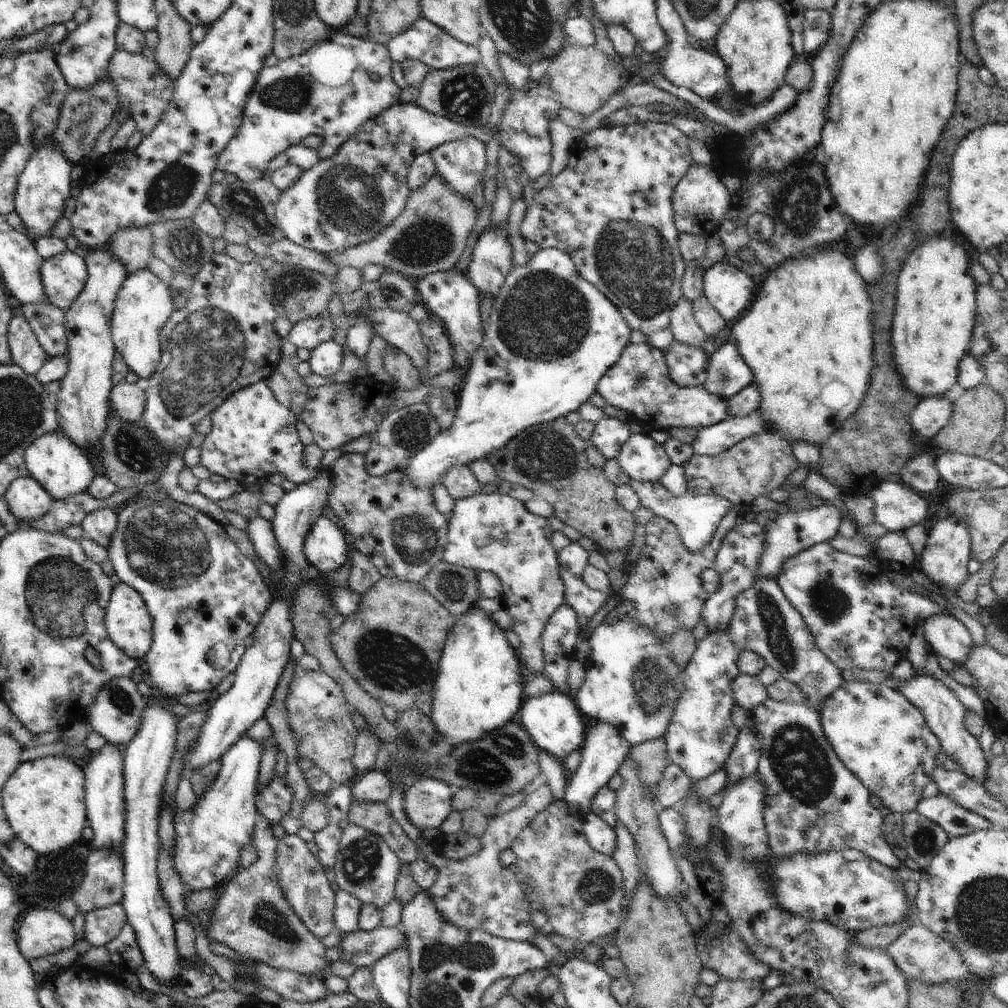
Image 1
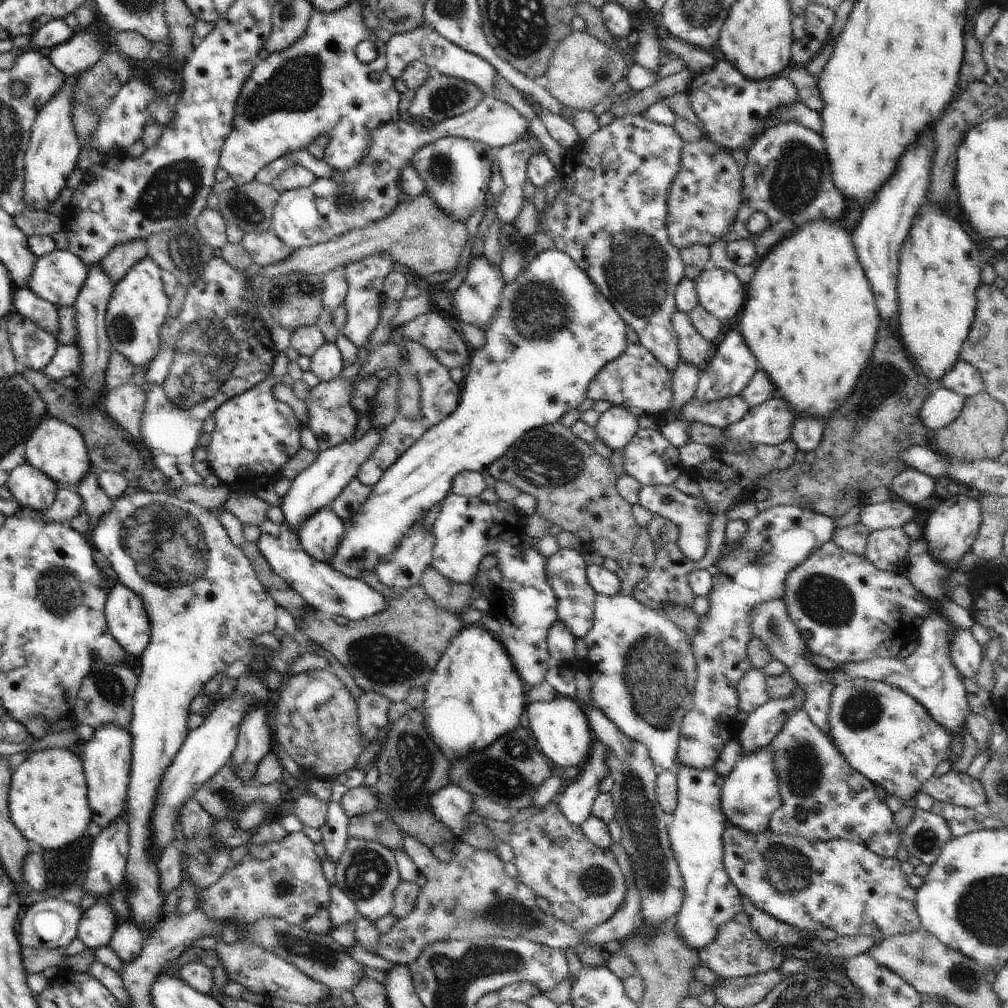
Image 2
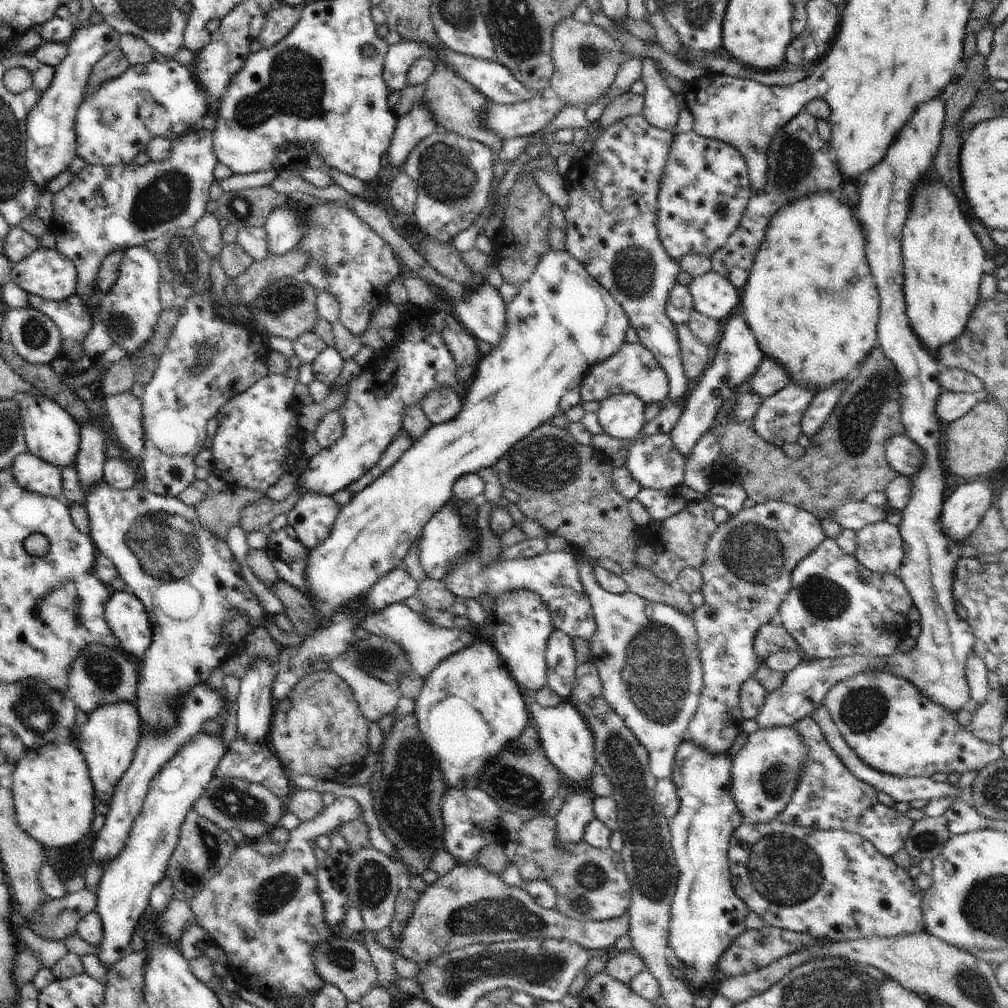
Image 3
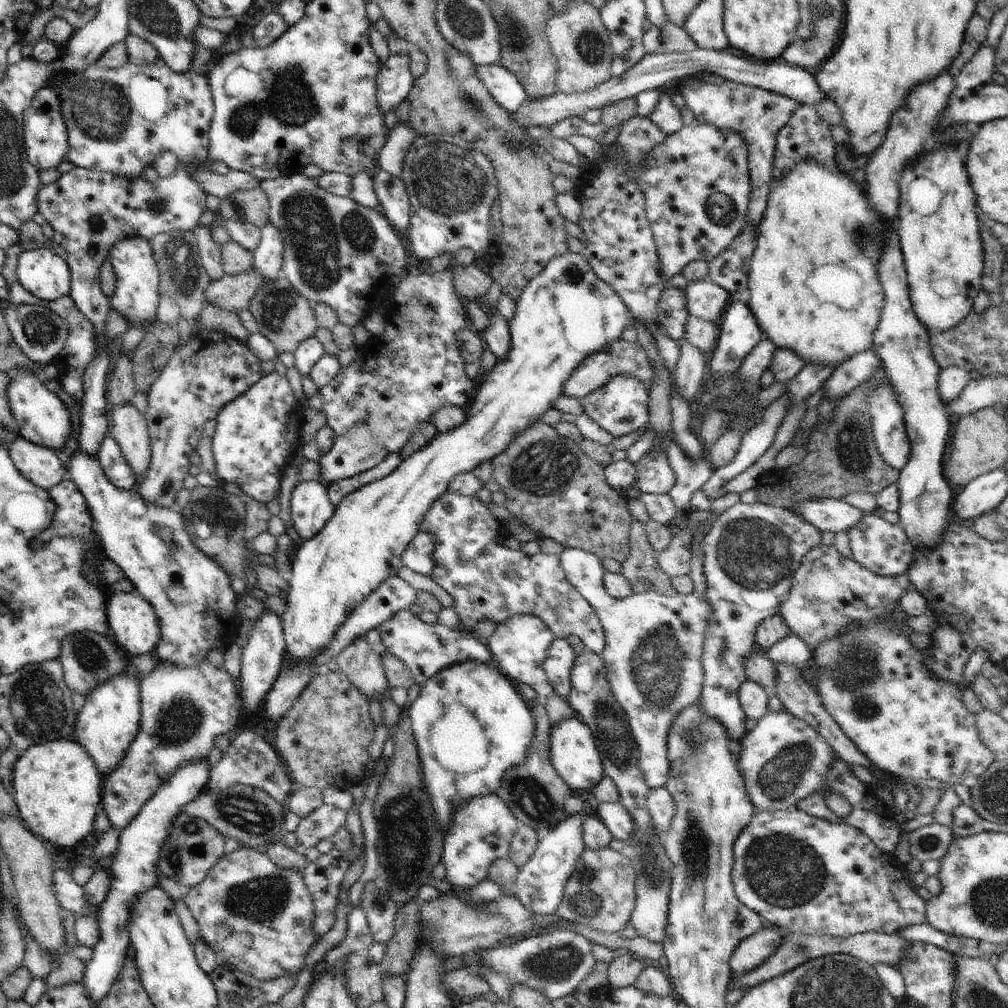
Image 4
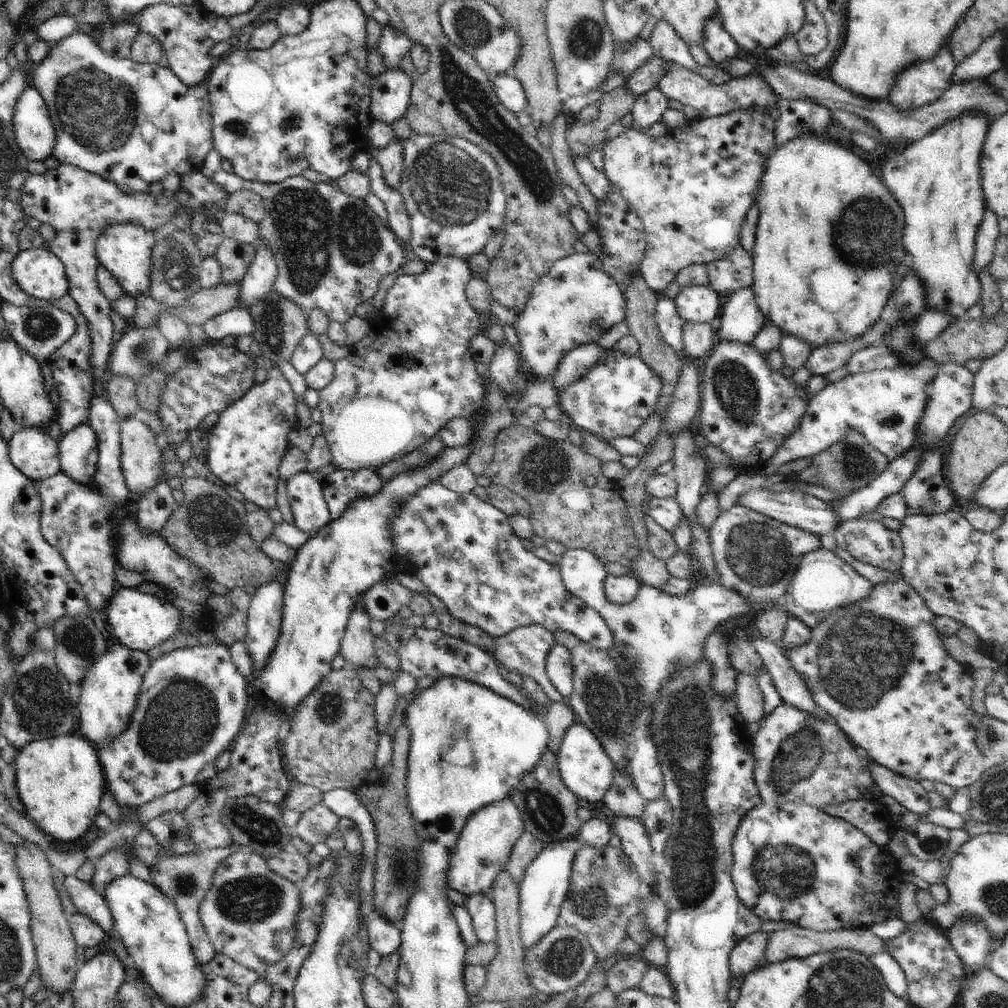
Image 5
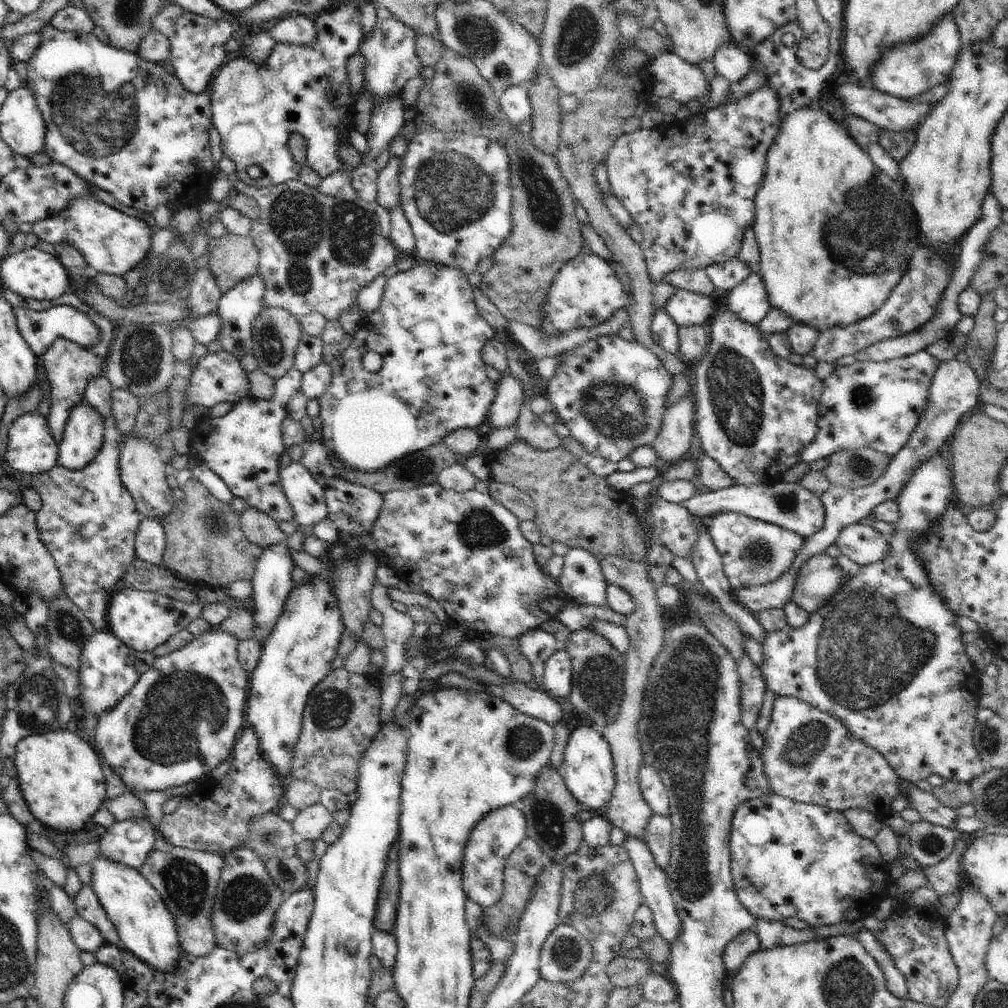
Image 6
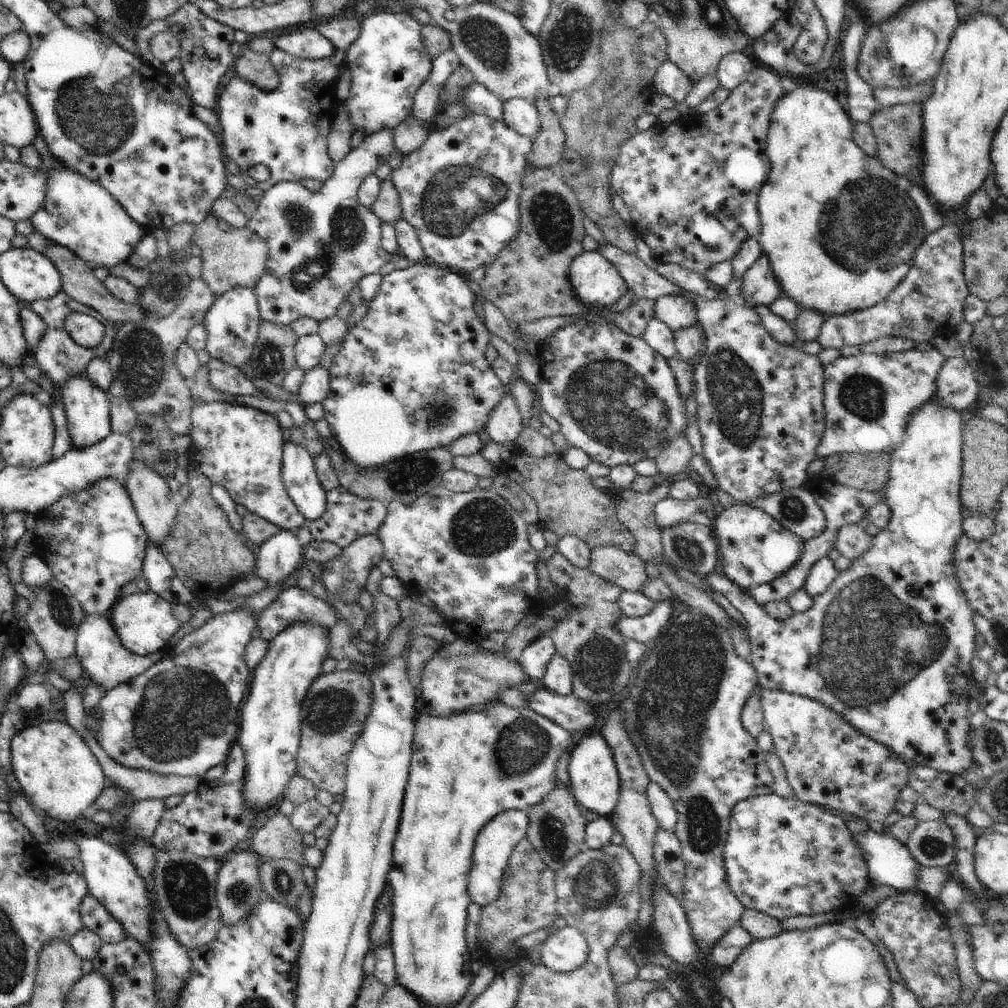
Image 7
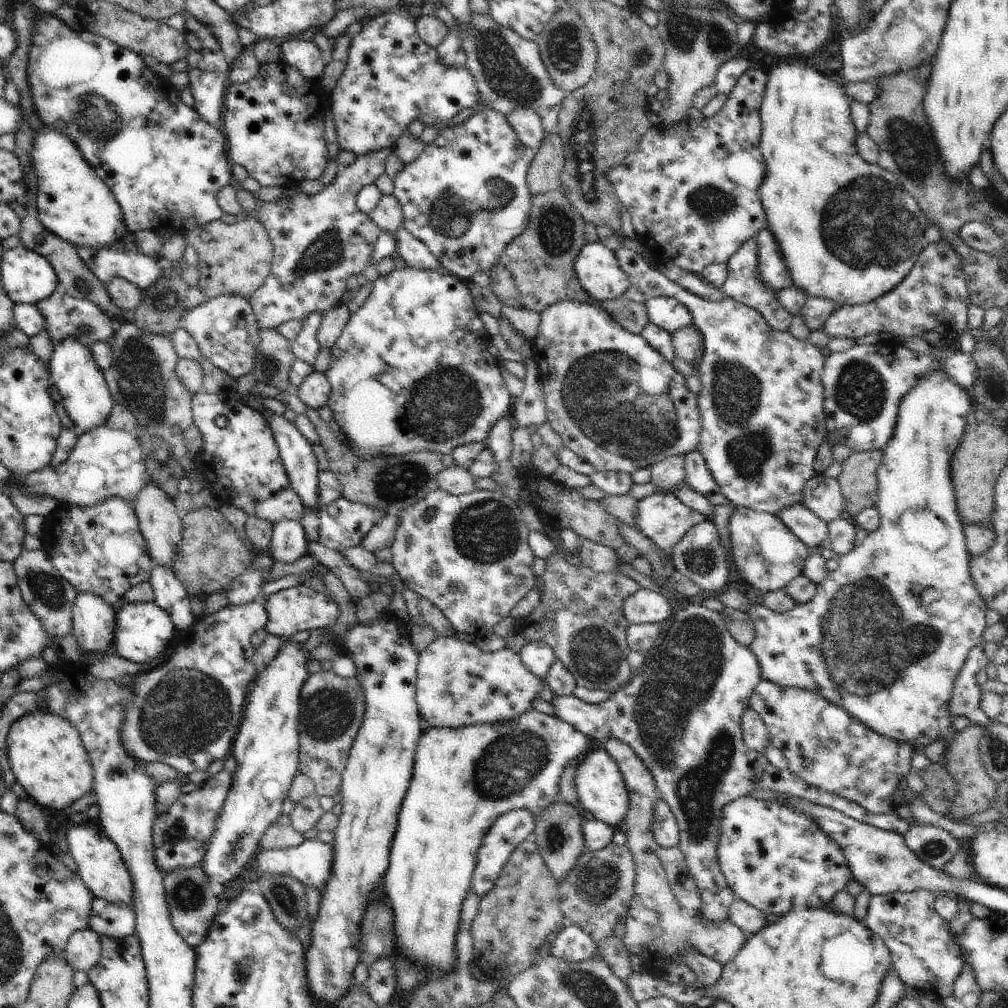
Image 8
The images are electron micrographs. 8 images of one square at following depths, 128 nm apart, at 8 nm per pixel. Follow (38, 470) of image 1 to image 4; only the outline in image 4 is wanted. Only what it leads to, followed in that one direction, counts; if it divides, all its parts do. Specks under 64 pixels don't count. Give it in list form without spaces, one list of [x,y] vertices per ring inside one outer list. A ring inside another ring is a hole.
[[[18,369],[11,372],[10,386],[5,392],[10,402],[10,408],[17,423],[18,435],[42,448],[59,451],[69,440],[73,431],[72,419],[66,406],[50,392],[43,383],[43,378],[28,372],[28,369]]]

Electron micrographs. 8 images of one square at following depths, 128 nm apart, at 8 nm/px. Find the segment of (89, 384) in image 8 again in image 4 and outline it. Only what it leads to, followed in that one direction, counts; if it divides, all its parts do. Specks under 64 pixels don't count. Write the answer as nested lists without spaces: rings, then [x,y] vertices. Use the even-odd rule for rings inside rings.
[[[74,452],[68,468],[66,477],[74,482],[88,503],[92,530],[102,550],[114,564],[120,566],[125,578],[132,582],[134,592],[144,597],[160,620],[160,642],[149,653],[150,656],[160,664],[170,662],[180,668],[198,668],[206,660],[208,652],[216,649],[225,650],[236,644],[236,633],[241,623],[241,616],[236,612],[240,596],[232,590],[233,579],[224,572],[224,568],[194,546],[184,526],[184,514],[172,510],[171,506],[164,508],[148,504],[140,496],[137,488],[116,488],[108,482],[97,456]]]

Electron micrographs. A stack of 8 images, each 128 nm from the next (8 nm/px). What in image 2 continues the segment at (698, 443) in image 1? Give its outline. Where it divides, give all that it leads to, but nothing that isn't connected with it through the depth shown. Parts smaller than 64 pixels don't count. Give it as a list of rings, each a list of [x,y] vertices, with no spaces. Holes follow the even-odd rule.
[[[777,396],[753,406],[742,420],[724,428],[724,440],[755,444],[782,444],[792,436],[796,416]]]

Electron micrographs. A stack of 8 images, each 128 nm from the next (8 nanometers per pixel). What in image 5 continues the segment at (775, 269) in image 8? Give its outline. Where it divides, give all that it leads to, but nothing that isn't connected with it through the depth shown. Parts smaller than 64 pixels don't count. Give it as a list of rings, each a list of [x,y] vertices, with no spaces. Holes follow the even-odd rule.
[[[752,287],[744,288],[733,292],[727,305],[720,309],[716,337],[728,342],[752,344],[764,323],[766,316],[756,302]]]

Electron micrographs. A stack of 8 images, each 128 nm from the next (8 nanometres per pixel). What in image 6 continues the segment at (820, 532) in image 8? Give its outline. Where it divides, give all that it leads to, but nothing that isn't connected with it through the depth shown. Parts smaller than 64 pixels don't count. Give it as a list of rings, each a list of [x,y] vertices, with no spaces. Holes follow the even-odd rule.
[[[783,480],[773,485],[736,484],[714,492],[696,492],[690,500],[681,502],[681,504],[690,512],[690,515],[704,518],[706,521],[722,512],[734,511],[764,522],[783,526],[806,539],[822,530],[826,516],[821,497],[806,490],[798,483],[788,483]]]

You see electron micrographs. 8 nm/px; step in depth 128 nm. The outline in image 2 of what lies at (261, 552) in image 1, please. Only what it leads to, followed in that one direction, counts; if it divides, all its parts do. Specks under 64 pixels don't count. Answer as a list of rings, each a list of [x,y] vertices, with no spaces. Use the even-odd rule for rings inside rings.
[[[266,519],[258,528],[260,528],[261,534],[256,546],[272,570],[320,614],[325,616],[336,614],[336,616],[345,616],[348,621],[356,622],[370,618],[370,616],[382,612],[386,608],[386,597],[368,586],[366,582],[348,578],[348,576],[336,572],[328,563],[320,562],[316,558],[308,556],[302,550],[299,536],[296,532],[292,532],[286,524],[276,525],[271,520]]]

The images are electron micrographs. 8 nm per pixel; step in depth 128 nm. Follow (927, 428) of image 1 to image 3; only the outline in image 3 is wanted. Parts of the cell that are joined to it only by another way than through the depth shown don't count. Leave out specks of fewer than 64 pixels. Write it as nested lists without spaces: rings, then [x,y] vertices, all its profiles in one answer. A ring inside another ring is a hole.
[[[943,391],[936,400],[936,416],[940,422],[950,424],[970,412],[976,406],[976,402],[981,399],[981,393]]]

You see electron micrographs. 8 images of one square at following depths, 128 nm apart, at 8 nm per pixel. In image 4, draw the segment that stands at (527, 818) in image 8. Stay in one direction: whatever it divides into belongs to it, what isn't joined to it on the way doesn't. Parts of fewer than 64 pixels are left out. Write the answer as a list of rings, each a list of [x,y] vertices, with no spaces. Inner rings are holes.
[[[496,794],[476,796],[460,806],[445,834],[441,858],[451,888],[470,888],[486,879],[492,862],[509,854],[518,822],[502,797]]]

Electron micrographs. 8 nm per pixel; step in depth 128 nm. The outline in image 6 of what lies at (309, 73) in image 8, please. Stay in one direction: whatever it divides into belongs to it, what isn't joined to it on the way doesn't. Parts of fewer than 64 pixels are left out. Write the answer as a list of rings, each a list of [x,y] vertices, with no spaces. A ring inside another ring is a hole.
[[[293,13],[276,22],[269,32],[276,43],[296,44],[296,46],[310,46],[316,42],[318,36],[313,18]]]

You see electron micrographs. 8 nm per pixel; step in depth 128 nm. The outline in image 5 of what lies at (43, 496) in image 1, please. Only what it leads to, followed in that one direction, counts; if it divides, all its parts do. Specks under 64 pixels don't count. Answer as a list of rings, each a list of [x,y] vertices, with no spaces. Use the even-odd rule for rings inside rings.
[[[21,428],[7,444],[12,464],[28,478],[46,480],[61,471],[59,445],[48,431]]]

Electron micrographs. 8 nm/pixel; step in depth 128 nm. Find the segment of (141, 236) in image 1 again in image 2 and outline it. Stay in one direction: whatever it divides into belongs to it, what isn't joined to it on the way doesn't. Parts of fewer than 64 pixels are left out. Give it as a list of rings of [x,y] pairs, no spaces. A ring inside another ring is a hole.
[[[146,239],[134,240],[110,250],[99,264],[100,268],[110,276],[110,280],[116,284],[146,256],[148,256]]]

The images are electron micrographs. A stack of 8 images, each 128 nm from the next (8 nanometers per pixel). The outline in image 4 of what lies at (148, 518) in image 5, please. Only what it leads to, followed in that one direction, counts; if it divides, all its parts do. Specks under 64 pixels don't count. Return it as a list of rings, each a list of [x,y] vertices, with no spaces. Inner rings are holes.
[[[203,329],[193,336],[189,335],[188,339],[178,342],[160,378],[156,379],[147,394],[148,406],[144,415],[150,435],[152,458],[137,489],[148,504],[168,508],[175,503],[178,492],[183,488],[182,482],[192,466],[189,457],[196,452],[196,444],[205,435],[204,424],[208,420],[215,419],[224,406],[242,396],[262,377],[261,362],[250,350],[247,342],[240,342],[224,331]]]

